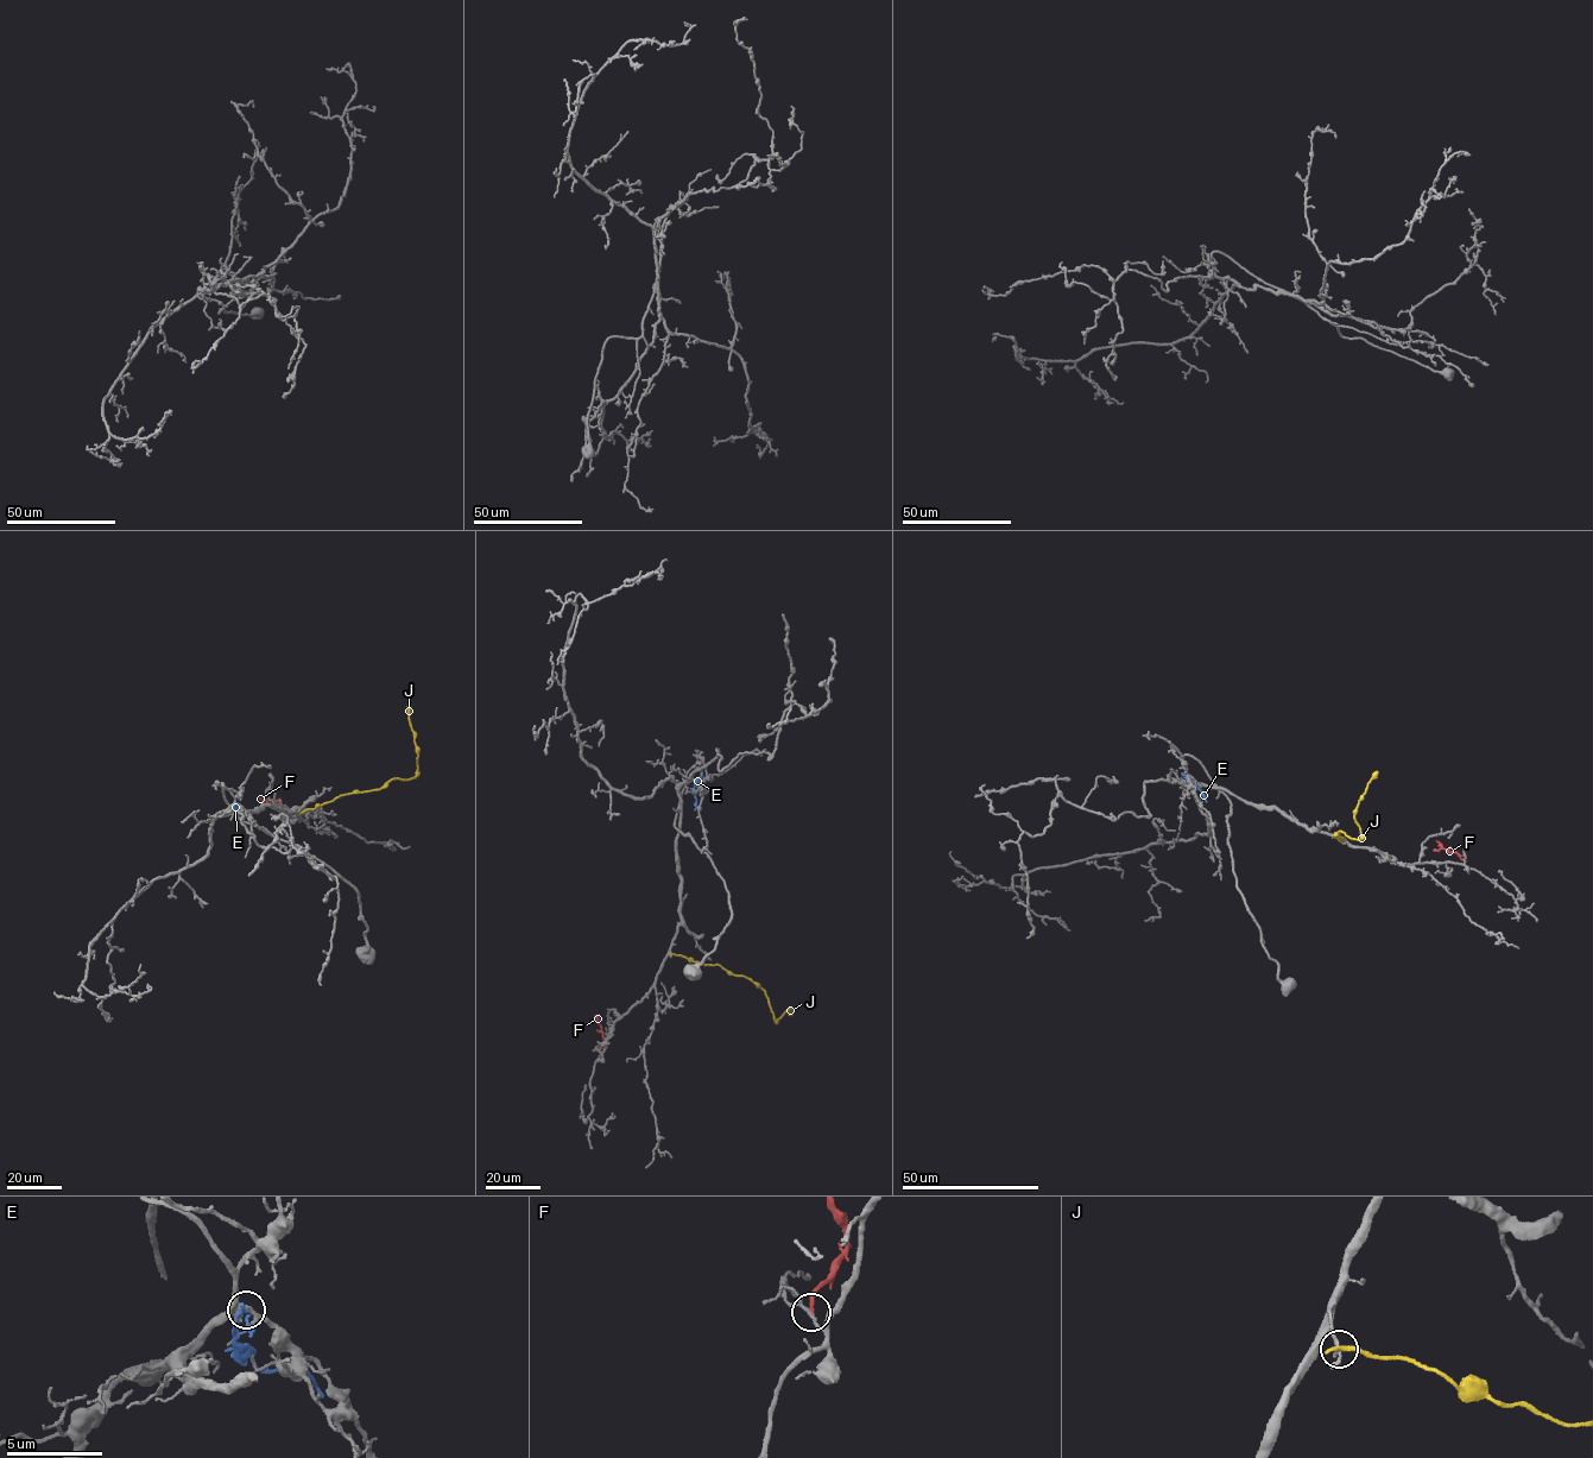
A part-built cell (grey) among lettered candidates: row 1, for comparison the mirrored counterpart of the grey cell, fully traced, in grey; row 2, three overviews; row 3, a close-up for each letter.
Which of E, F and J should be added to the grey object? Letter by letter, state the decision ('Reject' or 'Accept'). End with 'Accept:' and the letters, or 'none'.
E: Reject
F: Reject
J: Reject
Accept: none

